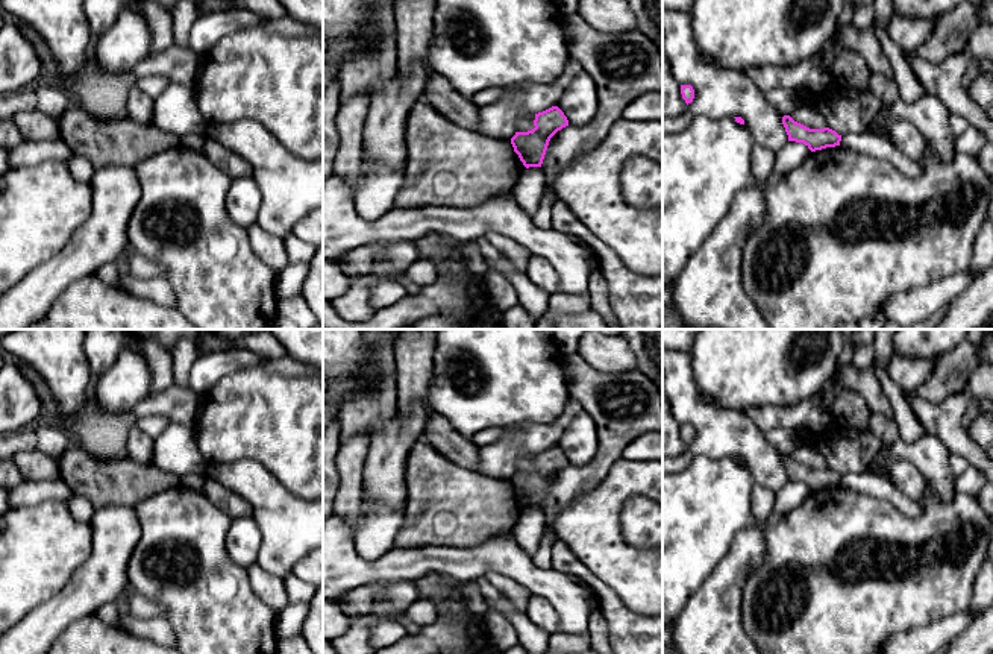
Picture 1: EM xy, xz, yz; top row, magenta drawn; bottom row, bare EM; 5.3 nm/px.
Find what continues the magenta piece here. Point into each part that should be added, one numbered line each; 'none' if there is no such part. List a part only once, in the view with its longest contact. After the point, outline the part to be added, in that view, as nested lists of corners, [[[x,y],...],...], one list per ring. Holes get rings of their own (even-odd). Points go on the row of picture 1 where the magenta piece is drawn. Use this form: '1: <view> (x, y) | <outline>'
none

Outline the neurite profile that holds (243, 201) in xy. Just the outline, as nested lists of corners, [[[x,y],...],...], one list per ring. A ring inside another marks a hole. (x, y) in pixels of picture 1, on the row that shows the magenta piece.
[[[252,176],[232,179],[227,197],[226,209],[230,219],[249,231],[258,223],[258,211],[261,206],[261,193]]]

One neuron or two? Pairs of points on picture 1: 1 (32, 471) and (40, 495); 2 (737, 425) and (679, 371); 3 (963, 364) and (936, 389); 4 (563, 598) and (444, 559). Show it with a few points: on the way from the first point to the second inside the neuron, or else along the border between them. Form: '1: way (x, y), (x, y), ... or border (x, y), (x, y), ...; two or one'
1: border (25, 478), (59, 478), (70, 489); two
2: way (719, 425), (681, 389); one
3: way (957, 367), (942, 383); one
4: way (534, 578), (508, 559), (473, 559); one

